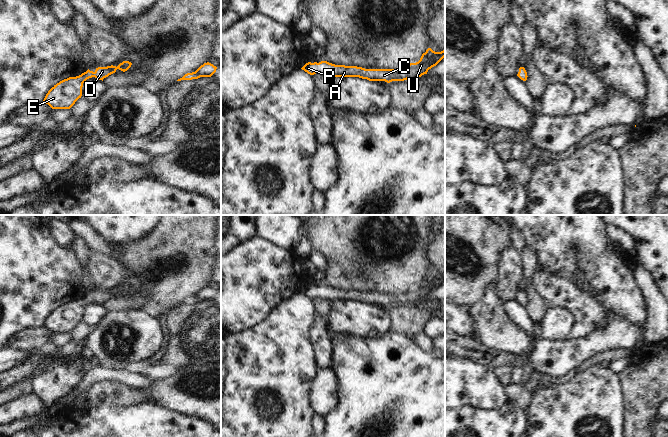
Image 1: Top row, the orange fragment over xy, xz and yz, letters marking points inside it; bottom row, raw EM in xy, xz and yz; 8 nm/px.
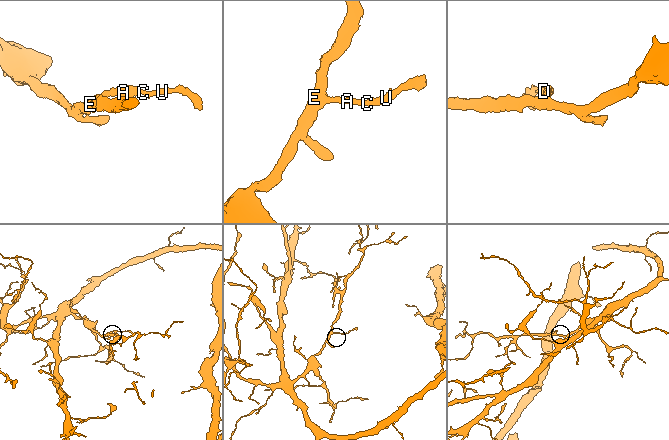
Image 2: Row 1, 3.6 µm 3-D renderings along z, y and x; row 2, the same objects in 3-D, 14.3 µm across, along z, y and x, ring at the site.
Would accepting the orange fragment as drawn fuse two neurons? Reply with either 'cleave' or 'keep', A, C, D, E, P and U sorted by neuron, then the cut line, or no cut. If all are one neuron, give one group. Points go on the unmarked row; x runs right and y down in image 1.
keep | A C D E P U | no cut

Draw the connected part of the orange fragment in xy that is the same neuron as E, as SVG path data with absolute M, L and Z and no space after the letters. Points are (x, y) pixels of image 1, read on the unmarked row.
M123 285L117 291L113 289L98 291L94 296L88 293L79 300L64 303L48 315L43 326L48 328L52 333L70 333L81 322L83 307L87 303L95 301L103 305L104 302L115 297L117 293L125 296L131 289L131 286Z

